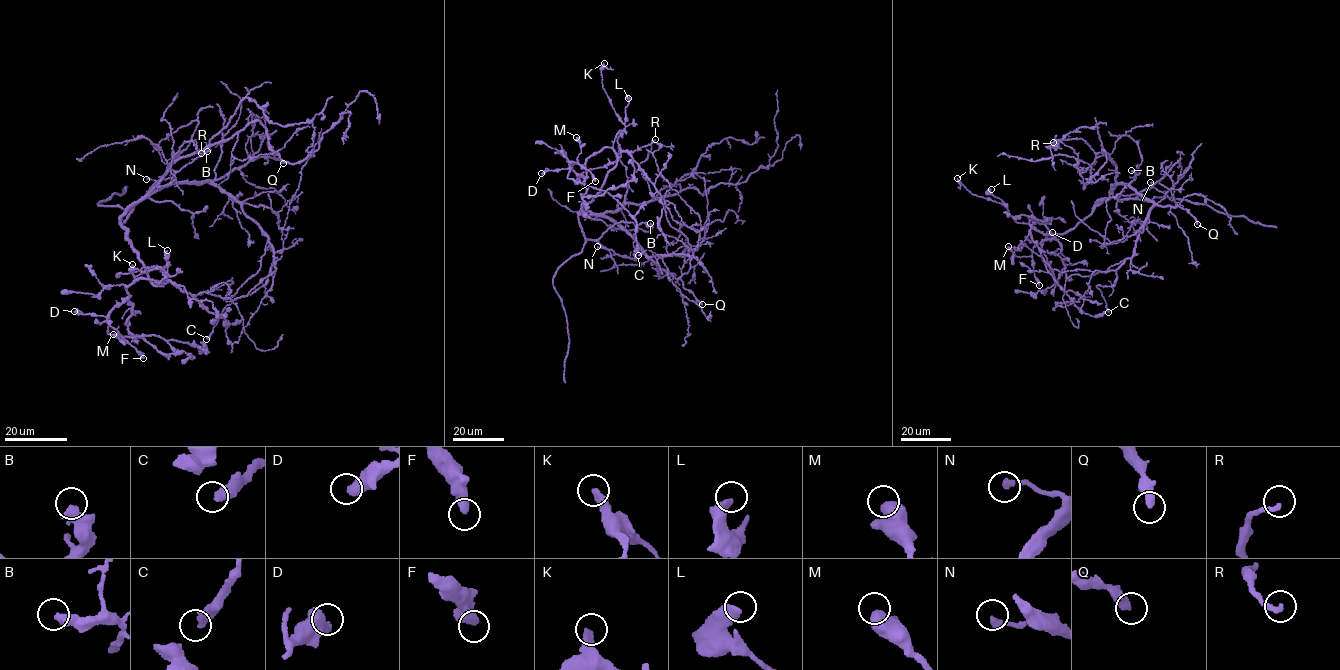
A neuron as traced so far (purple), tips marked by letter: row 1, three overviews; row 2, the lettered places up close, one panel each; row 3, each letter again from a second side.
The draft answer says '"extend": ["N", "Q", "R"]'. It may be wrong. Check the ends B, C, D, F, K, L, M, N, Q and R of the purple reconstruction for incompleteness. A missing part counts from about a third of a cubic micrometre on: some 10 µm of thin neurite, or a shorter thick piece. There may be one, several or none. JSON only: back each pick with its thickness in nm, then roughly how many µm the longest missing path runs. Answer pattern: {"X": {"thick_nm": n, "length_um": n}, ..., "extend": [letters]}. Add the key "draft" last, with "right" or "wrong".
{"N": {"thick_nm": 260, "length_um": 20}, "Q": {"thick_nm": 400, "length_um": 50}, "R": {"thick_nm": 260, "length_um": 15}, "extend": ["N", "Q", "R"], "draft": "right"}

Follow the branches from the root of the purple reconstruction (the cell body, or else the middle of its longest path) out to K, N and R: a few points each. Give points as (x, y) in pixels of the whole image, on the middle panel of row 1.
K: (590, 215), (579, 213), (616, 165), (614, 139), (624, 127), (603, 87), (604, 63)
N: (590, 215), (578, 215), (579, 226), (584, 237), (604, 247), (597, 246)
R: (590, 215), (620, 208), (628, 182), (647, 157), (651, 142), (655, 139)

